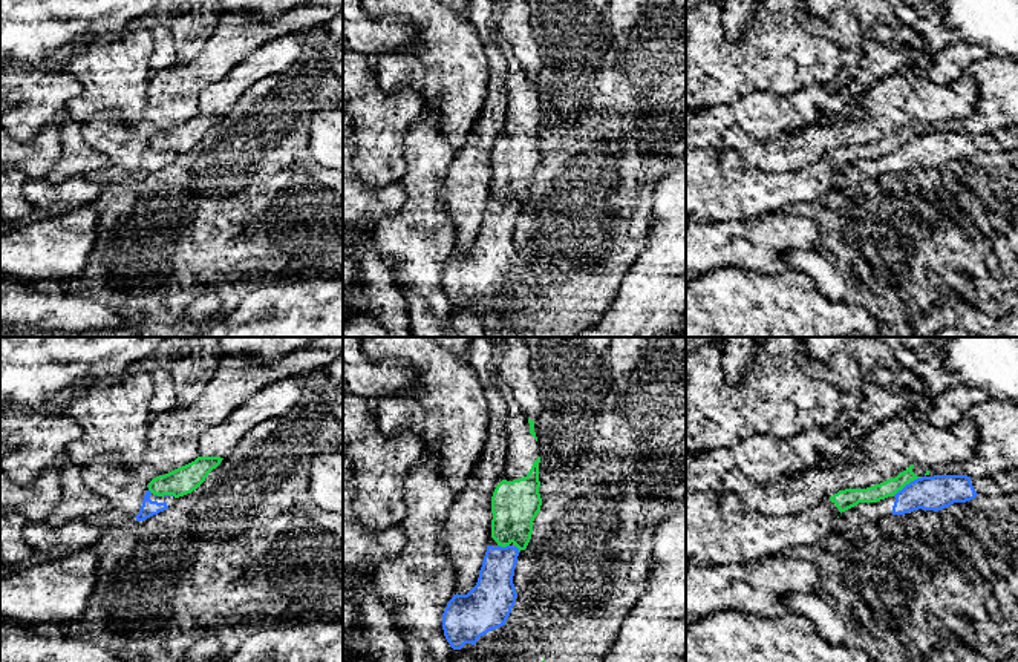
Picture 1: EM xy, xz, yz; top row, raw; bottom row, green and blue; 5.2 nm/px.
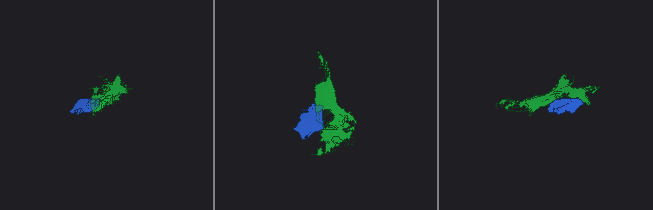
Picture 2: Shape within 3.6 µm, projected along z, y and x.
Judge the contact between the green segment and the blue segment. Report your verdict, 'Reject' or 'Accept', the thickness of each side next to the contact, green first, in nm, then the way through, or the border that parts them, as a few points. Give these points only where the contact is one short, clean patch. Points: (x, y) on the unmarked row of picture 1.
Reject. Thickness 90 nm (green) against 180 nm. Boundary: yz (922, 134), (907, 140), (893, 152)

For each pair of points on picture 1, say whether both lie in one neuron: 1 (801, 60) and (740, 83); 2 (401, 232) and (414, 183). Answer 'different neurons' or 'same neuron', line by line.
1: same neuron
2: same neuron

